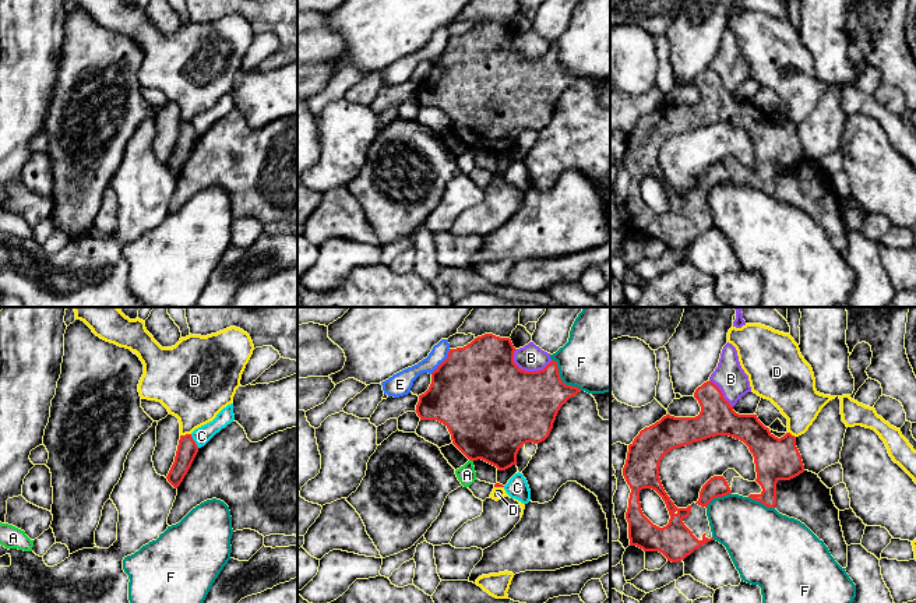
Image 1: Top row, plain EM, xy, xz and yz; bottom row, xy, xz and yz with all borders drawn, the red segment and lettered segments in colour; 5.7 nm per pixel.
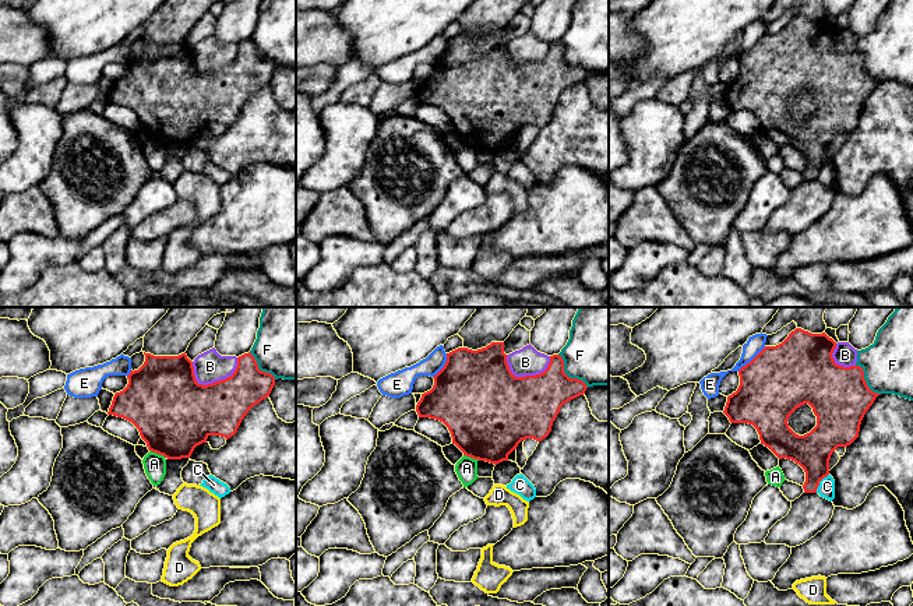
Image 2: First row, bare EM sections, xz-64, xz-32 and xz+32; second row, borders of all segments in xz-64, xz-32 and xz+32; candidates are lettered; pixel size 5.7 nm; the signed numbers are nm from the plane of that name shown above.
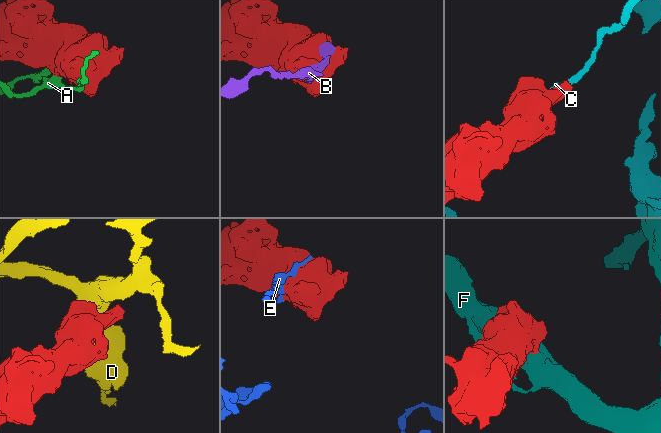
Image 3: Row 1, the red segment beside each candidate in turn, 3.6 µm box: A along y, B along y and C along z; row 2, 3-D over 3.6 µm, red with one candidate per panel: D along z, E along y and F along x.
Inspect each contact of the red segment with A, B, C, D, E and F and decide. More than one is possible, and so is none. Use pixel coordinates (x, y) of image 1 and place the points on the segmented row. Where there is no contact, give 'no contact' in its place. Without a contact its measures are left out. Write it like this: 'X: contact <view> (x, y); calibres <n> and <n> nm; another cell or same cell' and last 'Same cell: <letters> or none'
A: contact xz (471, 459); calibres 460 and 110 nm; another cell
B: contact xz (528, 371); calibres 480 and 160 nm; another cell
C: contact xy (194, 441); calibres 120 and 100 nm; another cell
D: contact xy (186, 434); calibres 120 and 360 nm; another cell
E: contact xz (443, 362); calibres 500 and 110 nm; another cell
F: contact xz (560, 380); calibres 380 and 400 nm; another cell
Same cell: none

